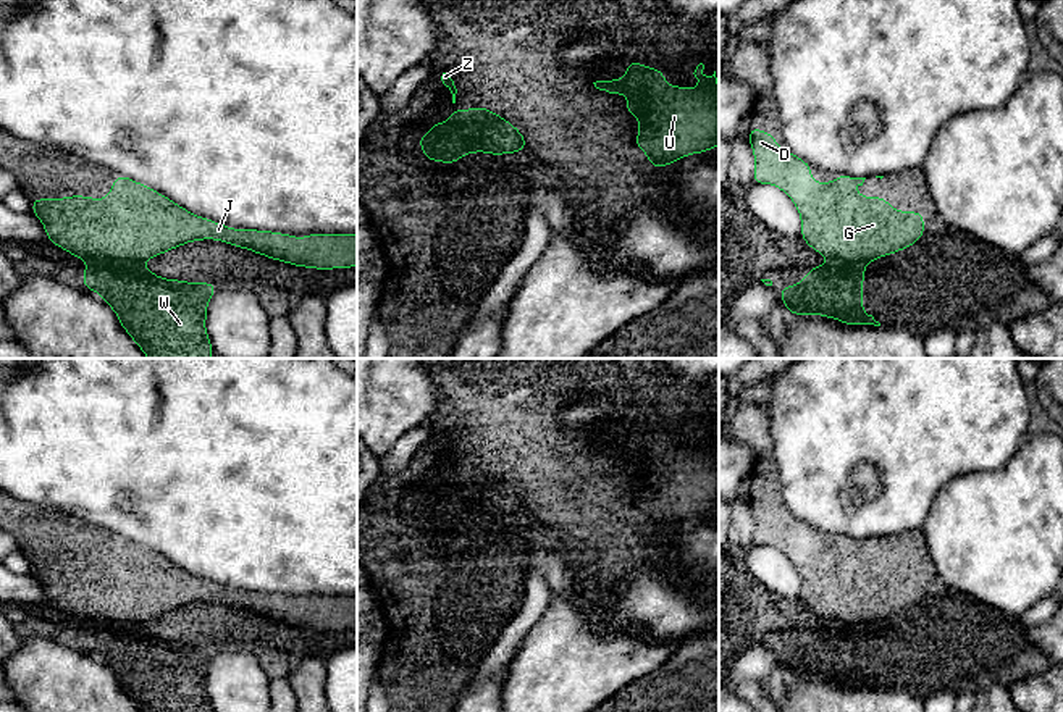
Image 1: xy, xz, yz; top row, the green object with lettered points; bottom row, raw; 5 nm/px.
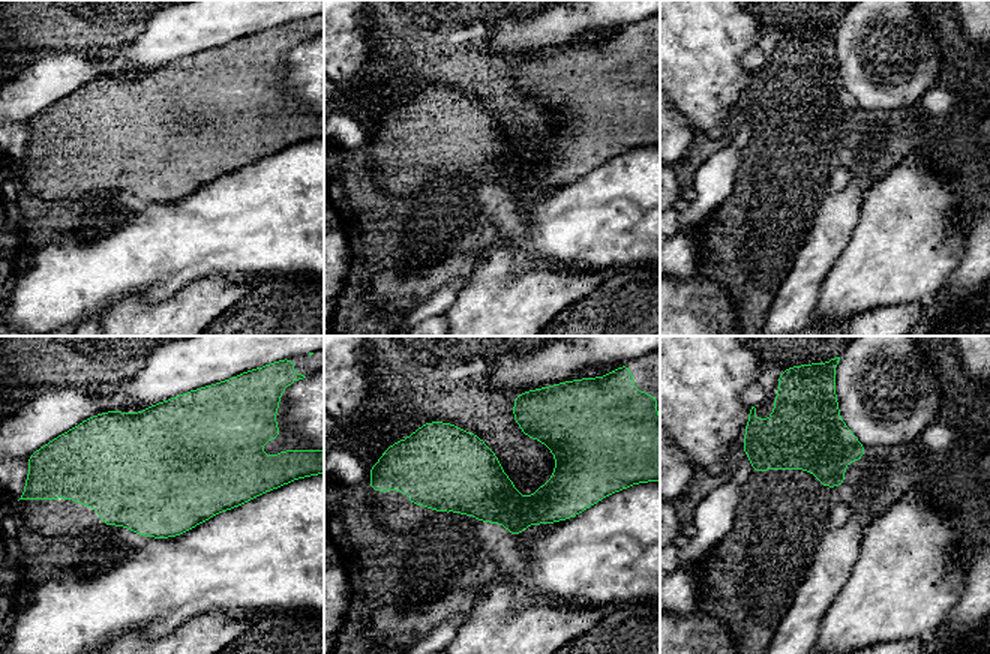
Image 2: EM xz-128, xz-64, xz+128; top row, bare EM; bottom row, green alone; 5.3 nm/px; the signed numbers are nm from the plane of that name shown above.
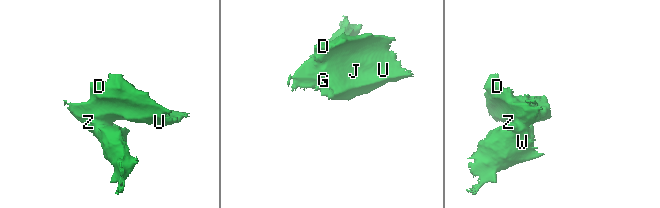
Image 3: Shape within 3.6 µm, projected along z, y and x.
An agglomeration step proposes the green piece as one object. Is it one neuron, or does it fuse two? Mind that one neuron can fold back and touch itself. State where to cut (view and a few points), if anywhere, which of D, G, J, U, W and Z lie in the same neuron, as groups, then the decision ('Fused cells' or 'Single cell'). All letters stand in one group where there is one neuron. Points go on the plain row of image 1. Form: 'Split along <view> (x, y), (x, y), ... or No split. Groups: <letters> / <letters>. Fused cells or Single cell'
Split along xy (88, 620), (131, 620), (139, 624). Groups: D G J U / W Z. Fused cells

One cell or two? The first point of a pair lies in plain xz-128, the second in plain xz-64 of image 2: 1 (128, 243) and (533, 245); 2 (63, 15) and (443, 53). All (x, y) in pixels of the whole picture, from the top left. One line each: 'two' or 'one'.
1: one
2: one

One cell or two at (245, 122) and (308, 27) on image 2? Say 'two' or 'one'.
one

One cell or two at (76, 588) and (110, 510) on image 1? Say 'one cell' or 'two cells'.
two cells

